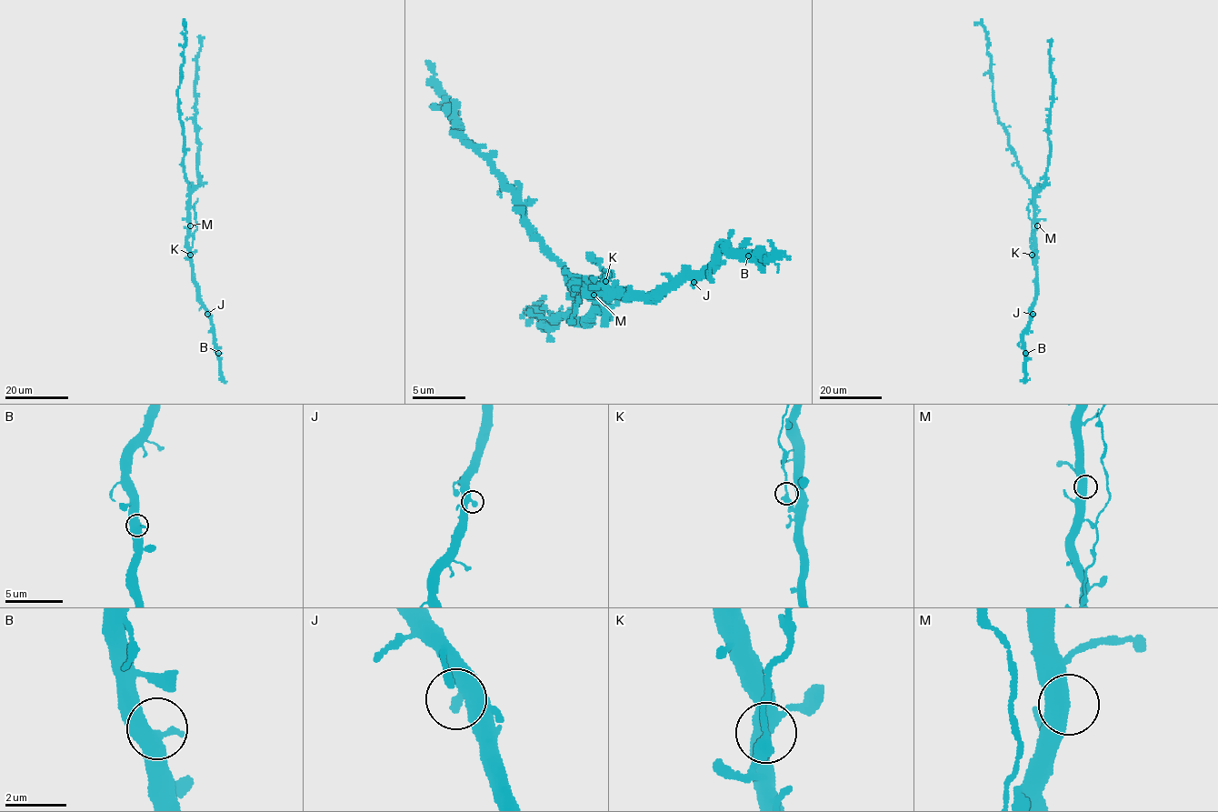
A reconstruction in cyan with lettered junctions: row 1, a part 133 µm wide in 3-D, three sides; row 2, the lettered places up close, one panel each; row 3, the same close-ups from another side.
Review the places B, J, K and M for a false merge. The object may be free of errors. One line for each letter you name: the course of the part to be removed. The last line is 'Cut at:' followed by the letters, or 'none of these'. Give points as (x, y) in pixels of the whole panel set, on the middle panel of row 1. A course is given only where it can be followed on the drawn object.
K: foreign part runs (606, 280), (602, 279), (606, 270), (603, 272), (613, 274), (603, 270), (599, 262), (592, 260), (597, 259)
Cut at: K

